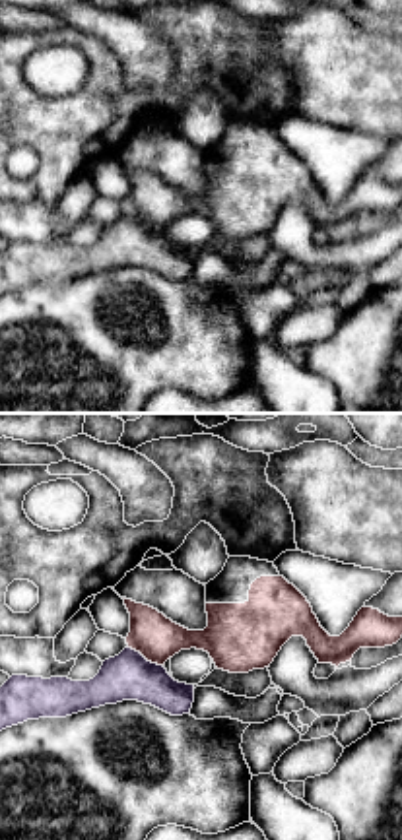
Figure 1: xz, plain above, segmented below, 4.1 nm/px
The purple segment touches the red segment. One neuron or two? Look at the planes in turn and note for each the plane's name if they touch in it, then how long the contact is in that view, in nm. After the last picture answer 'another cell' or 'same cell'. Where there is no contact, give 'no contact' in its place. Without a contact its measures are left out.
xz | 170 nm

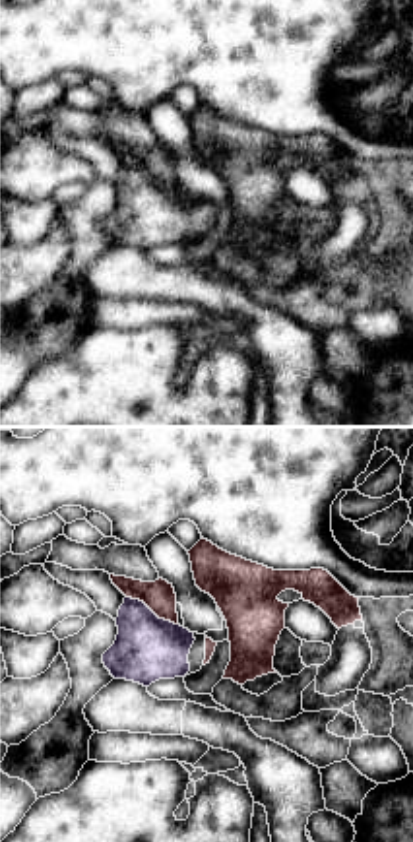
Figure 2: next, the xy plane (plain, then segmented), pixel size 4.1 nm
xy | 240 nm

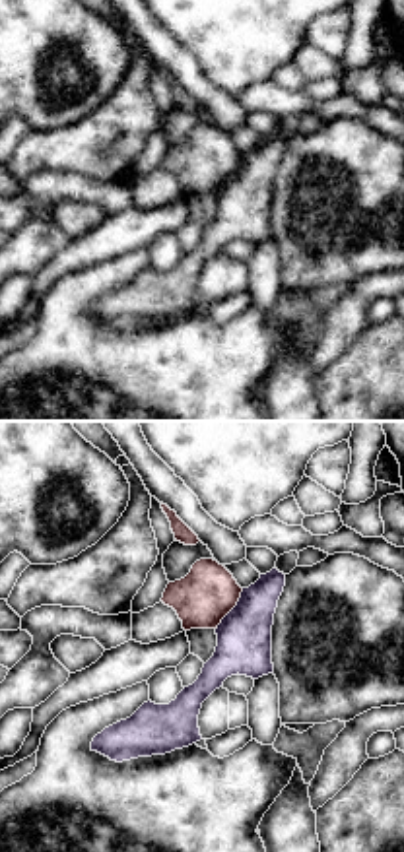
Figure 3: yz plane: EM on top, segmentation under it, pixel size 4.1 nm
yz | 200 nm

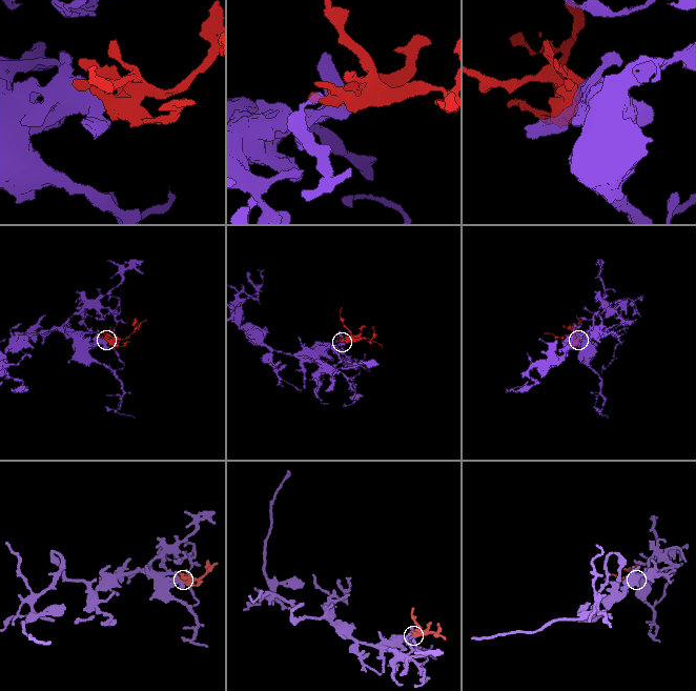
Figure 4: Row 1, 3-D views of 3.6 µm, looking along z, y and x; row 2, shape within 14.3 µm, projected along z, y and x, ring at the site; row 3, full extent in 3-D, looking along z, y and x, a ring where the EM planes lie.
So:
same cell

